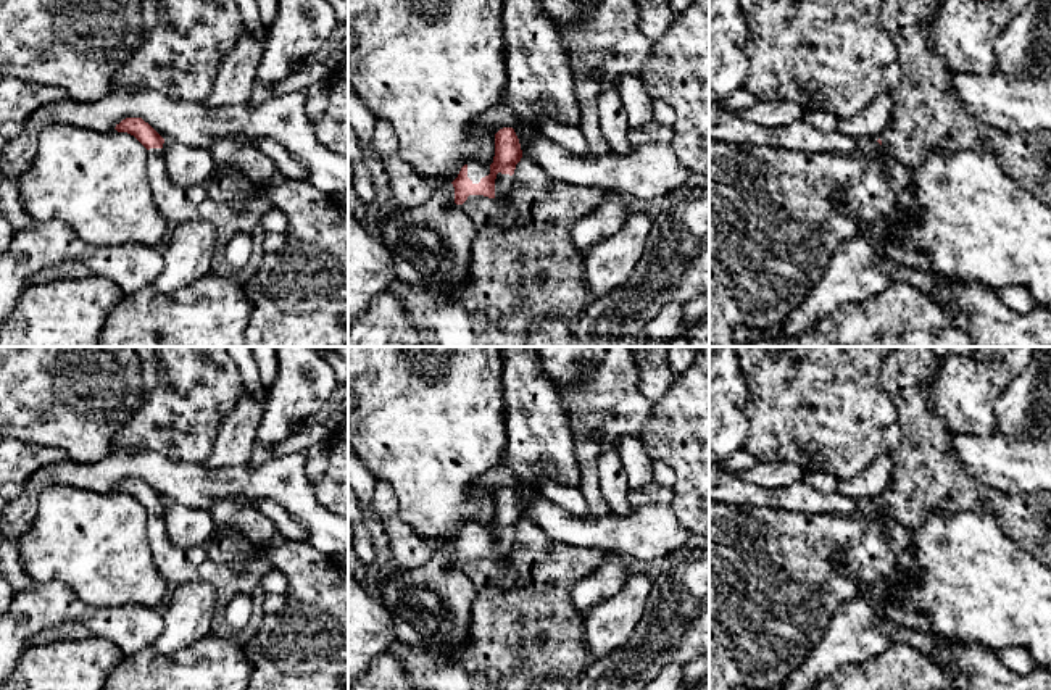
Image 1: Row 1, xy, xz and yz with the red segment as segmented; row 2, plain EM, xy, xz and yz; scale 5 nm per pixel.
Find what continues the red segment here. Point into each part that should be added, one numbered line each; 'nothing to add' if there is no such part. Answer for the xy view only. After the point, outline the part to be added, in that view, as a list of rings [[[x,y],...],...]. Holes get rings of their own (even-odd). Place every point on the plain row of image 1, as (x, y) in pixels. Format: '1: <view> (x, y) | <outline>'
1: xy (178, 565) | [[[163,509],[147,511],[148,543],[163,580],[171,588],[185,582],[211,584],[218,595],[211,634],[245,646],[264,617],[263,603],[268,593],[263,588],[263,579],[272,566],[260,555],[226,563],[213,561],[210,548],[222,534],[224,526],[216,527],[201,545],[177,547],[168,537]],[[240,593],[253,600],[253,611],[251,621],[235,630],[226,622],[226,609]]]

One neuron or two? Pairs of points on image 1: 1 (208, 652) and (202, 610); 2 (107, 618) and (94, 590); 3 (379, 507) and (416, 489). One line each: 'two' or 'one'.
1: two
2: two
3: two

